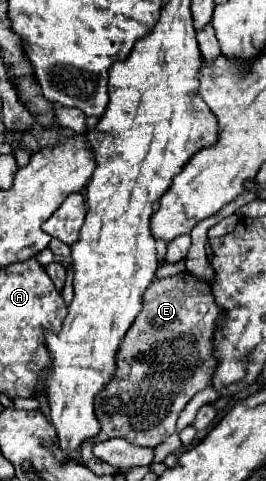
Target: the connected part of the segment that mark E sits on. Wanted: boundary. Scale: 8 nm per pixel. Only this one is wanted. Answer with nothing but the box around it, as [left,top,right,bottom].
[91,272,223,448]

